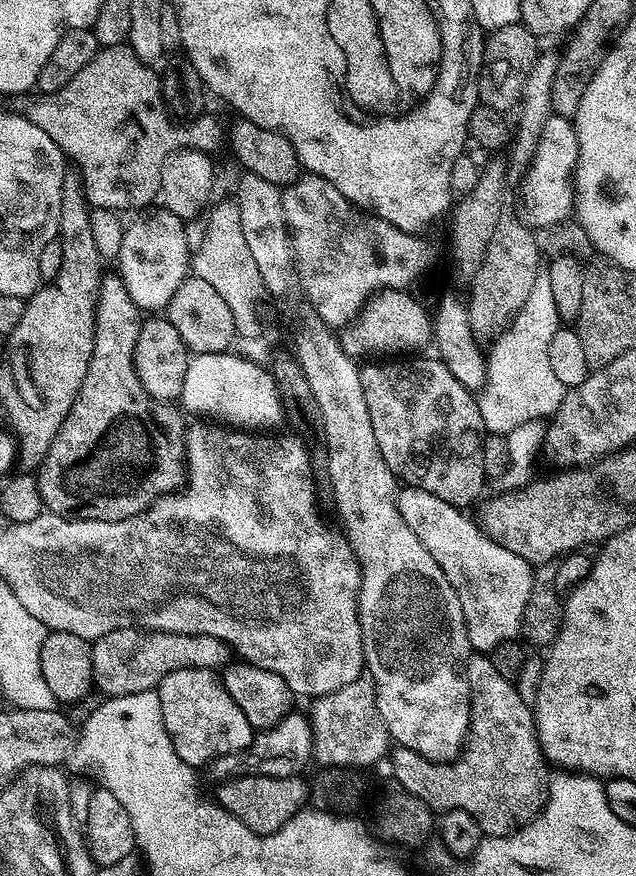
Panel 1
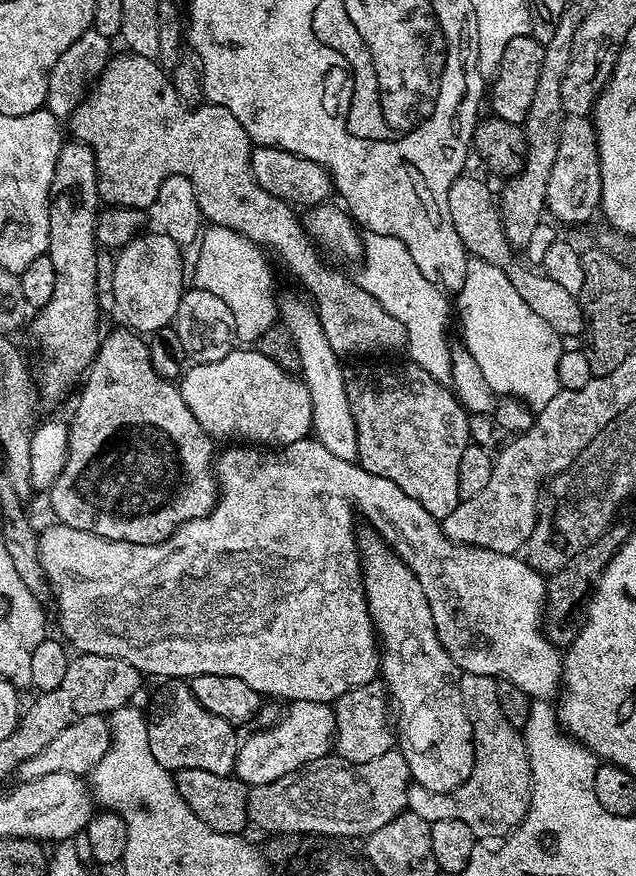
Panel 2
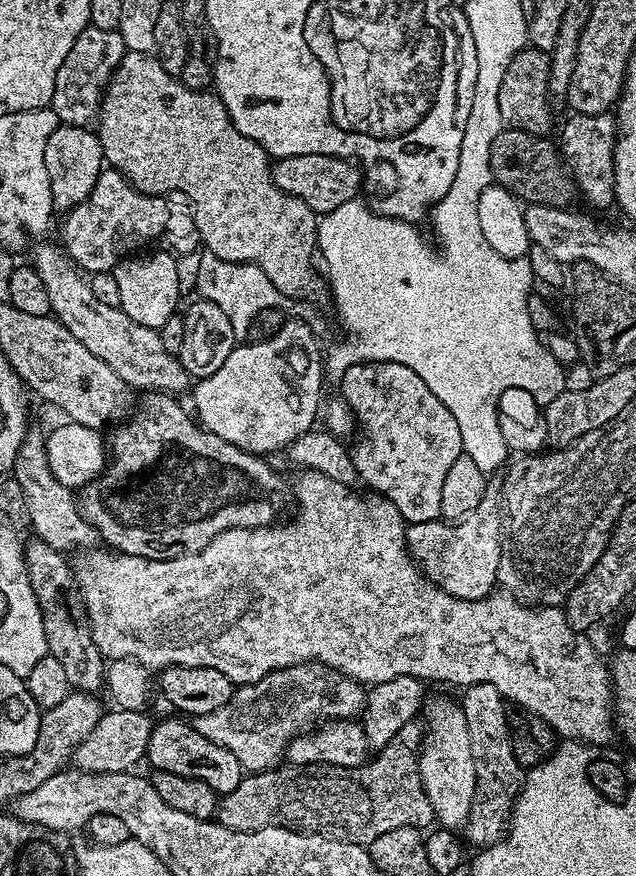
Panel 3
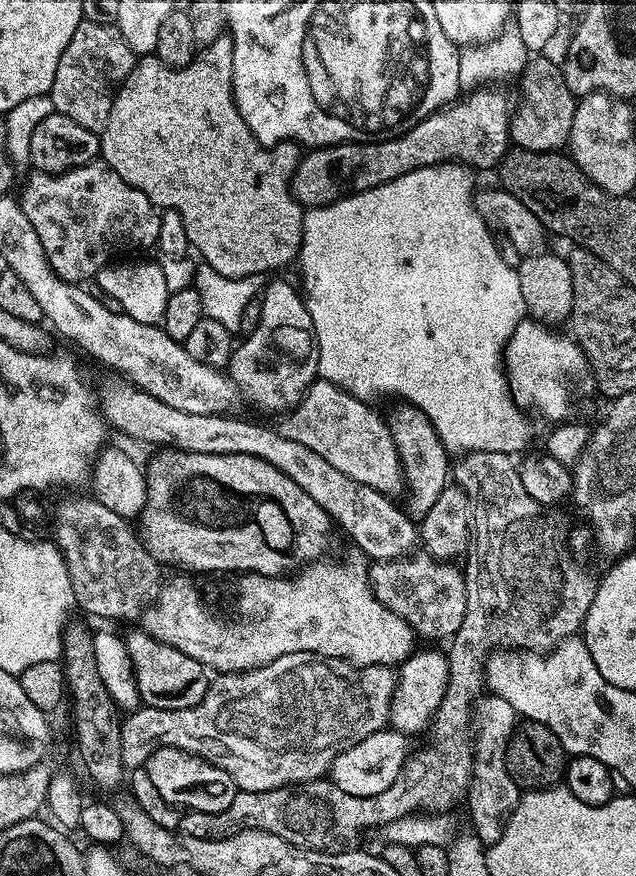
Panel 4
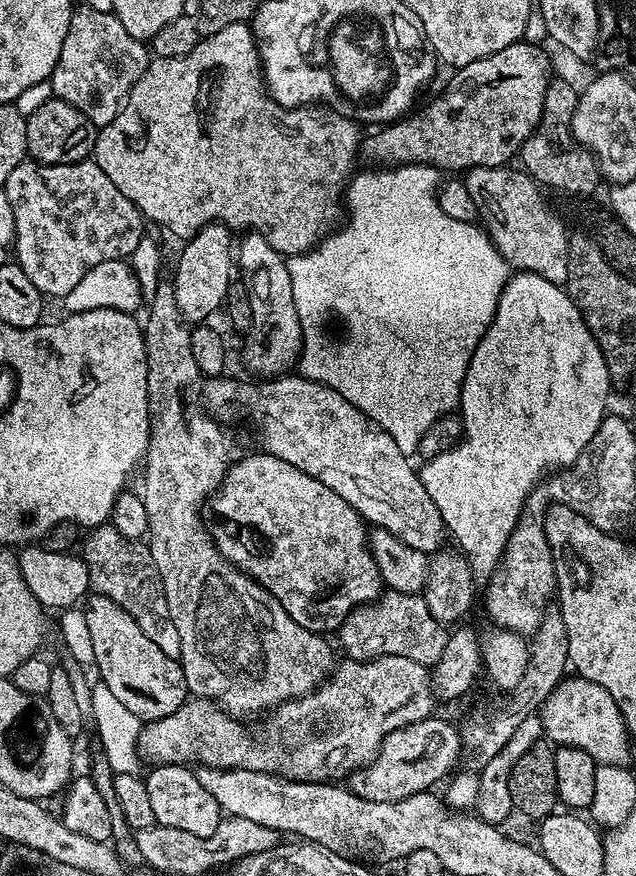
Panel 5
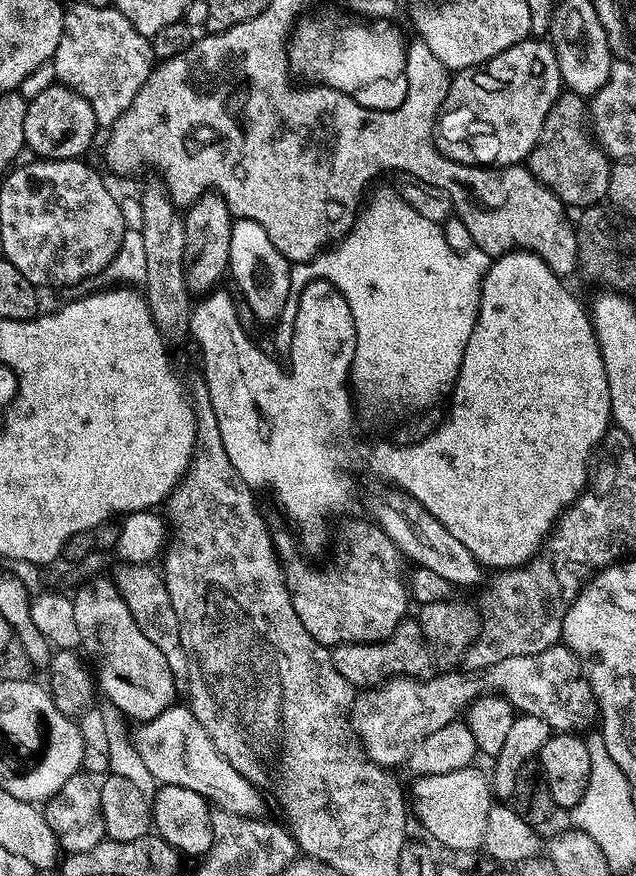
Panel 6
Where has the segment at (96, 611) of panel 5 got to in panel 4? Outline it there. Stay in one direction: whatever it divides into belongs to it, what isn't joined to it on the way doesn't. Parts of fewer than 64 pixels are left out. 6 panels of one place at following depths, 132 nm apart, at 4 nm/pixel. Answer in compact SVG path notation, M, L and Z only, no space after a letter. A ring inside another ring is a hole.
M143 630L127 634L124 644L133 664L134 678L137 680L138 694L143 707L186 710L202 702L210 683L210 672L203 664L190 658L190 654L182 654L182 650L174 650L174 646L158 642L158 638Z

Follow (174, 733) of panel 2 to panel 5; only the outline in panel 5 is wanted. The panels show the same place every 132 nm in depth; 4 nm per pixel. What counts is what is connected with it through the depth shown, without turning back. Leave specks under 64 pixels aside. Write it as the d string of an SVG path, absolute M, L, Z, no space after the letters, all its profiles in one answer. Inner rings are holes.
M157 764L151 771L149 776L143 777L143 781L156 823L174 830L186 830L189 834L194 834L197 841L210 838L214 830L218 830L222 809L214 794L210 794L210 790L198 782L195 771L182 764Z

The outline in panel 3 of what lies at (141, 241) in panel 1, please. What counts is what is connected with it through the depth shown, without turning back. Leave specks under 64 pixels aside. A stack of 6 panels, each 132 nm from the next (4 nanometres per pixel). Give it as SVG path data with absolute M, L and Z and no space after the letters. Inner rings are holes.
M167 250L151 252L133 254L121 260L114 273L121 298L120 309L134 318L134 322L158 330L171 316L177 315L176 303L182 300L182 295L179 290L177 257Z

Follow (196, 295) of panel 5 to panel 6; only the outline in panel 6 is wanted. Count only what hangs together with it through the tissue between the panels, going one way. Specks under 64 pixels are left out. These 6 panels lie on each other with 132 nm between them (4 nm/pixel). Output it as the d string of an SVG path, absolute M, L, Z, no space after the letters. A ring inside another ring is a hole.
M209 190L187 205L183 213L186 230L186 250L184 251L184 277L189 293L204 294L215 289L220 279L225 279L230 258L230 234L234 219L228 204L214 190Z

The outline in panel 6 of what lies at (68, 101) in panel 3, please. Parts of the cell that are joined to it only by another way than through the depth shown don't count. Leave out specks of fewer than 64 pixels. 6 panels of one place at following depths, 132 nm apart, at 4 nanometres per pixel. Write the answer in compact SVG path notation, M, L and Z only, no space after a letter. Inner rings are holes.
M80 2L67 5L62 38L58 38L58 50L50 63L56 71L57 81L82 94L94 109L97 125L108 130L126 114L130 102L134 102L134 94L142 90L142 82L152 73L152 41L138 34L115 6L103 8Z

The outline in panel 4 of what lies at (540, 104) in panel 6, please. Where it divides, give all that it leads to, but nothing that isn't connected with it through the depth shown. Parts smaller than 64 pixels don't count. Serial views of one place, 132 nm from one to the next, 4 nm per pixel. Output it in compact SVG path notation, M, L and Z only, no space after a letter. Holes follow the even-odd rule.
M485 86L469 91L448 107L422 118L422 122L401 136L389 140L371 144L330 144L327 148L305 151L292 171L292 196L305 209L321 208L342 196L365 192L379 184L394 182L394 178L402 178L402 174L410 174L410 170L435 164L459 162L473 170L495 169L510 148L508 127L514 111L513 101L508 101L507 94L498 89Z

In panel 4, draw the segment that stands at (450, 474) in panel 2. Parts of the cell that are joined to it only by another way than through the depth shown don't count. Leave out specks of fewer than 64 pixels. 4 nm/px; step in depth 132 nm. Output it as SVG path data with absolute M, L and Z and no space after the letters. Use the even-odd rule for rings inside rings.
M407 402L397 405L392 413L387 413L386 419L404 471L404 486L408 496L406 511L413 521L420 522L437 502L442 490L450 484L450 453L422 409Z

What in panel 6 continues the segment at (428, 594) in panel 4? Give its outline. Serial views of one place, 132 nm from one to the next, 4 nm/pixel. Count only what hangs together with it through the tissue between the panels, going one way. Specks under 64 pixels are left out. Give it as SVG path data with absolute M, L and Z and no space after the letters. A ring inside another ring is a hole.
M412 618L405 619L389 640L367 646L338 644L331 649L331 653L334 670L338 670L338 674L357 690L372 690L393 678L420 678L430 668L428 647L424 643L419 623Z

